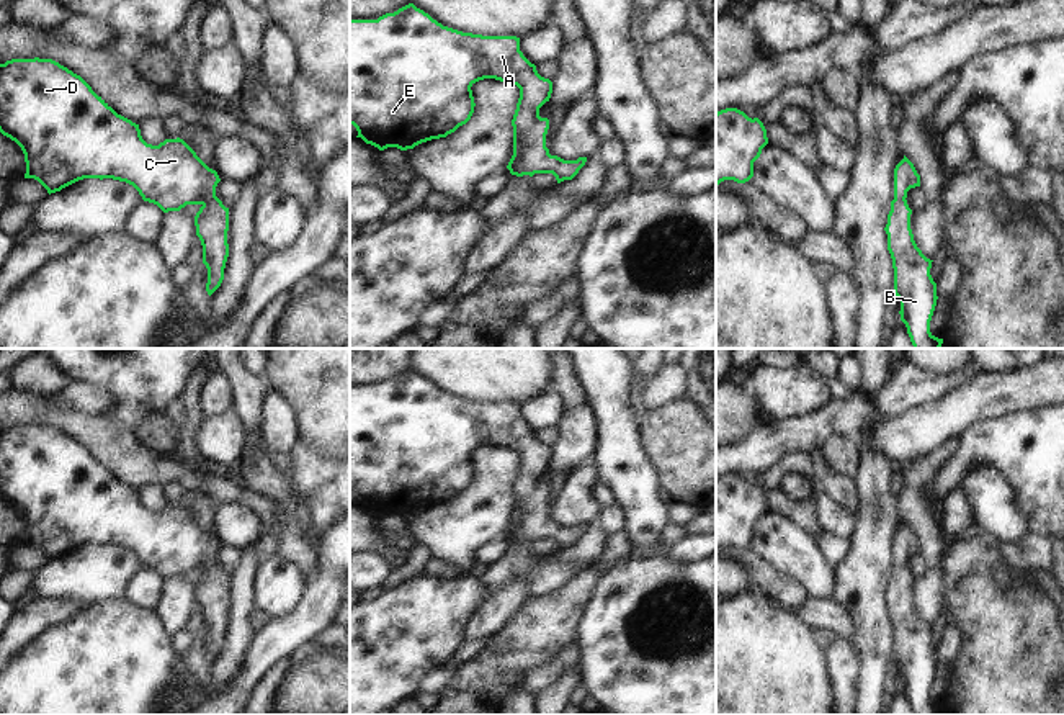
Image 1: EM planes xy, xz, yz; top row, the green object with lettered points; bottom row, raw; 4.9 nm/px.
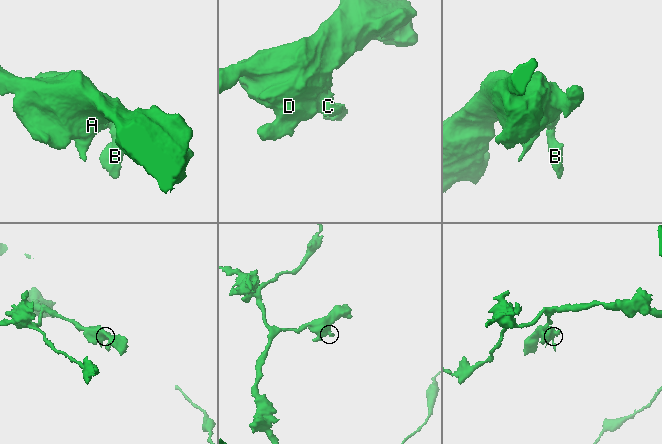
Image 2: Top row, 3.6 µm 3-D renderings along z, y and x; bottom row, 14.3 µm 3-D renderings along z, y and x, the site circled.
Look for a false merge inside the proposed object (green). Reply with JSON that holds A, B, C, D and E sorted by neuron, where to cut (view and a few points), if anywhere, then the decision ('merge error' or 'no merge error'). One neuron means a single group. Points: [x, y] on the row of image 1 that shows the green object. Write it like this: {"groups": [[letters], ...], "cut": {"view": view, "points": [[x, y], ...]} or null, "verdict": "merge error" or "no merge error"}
{"groups": [["A", "B", "C", "D", "E"]], "cut": null, "verdict": "no merge error"}

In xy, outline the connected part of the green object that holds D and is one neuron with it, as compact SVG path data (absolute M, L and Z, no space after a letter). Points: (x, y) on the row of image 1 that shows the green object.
M39 57L0 64L0 133L21 147L25 178L38 180L49 195L83 178L113 178L132 185L144 201L157 205L163 213L199 205L194 226L208 268L206 291L211 296L221 286L229 257L229 208L216 196L221 182L217 172L183 139L147 144L139 124L118 115L80 75L52 59Z

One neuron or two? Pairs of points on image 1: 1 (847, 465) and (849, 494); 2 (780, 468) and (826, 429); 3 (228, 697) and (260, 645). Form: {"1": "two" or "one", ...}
{"1": "two", "2": "two", "3": "one"}

